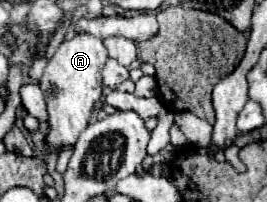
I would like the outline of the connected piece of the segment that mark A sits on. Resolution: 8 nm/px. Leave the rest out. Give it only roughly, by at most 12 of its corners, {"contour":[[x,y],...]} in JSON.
{"contour":[[87,32],[47,62],[49,148],[75,144],[101,98],[109,56]]}

